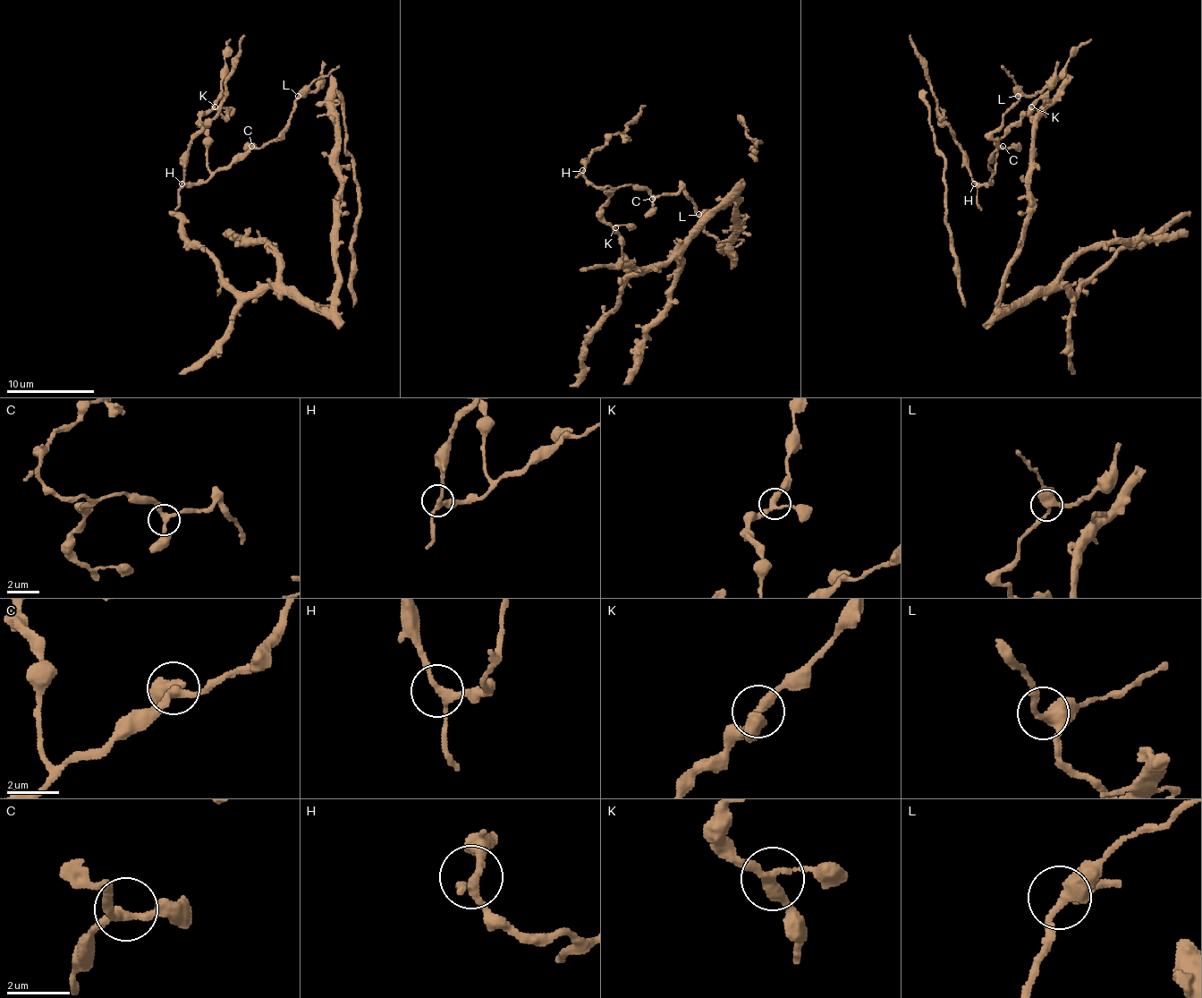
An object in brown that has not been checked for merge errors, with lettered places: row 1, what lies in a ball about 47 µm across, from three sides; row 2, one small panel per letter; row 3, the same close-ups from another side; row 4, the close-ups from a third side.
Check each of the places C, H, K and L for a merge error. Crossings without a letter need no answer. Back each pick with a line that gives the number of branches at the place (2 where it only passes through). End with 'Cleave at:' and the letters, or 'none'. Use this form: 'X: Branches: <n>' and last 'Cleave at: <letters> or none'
Cleave at: none

